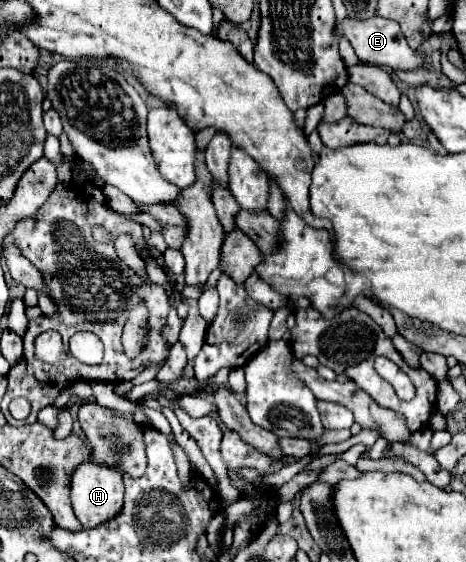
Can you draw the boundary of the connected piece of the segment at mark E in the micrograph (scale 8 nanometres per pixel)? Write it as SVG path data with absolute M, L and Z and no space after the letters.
M369 17L369 19L343 19L343 21L337 21L335 23L335 37L341 39L341 37L347 37L349 43L353 45L357 57L363 61L363 63L375 63L375 65L385 65L385 67L391 67L391 69L417 69L417 67L425 67L423 63L423 57L417 55L405 41L399 25L395 25L395 21L387 21L383 17Z

